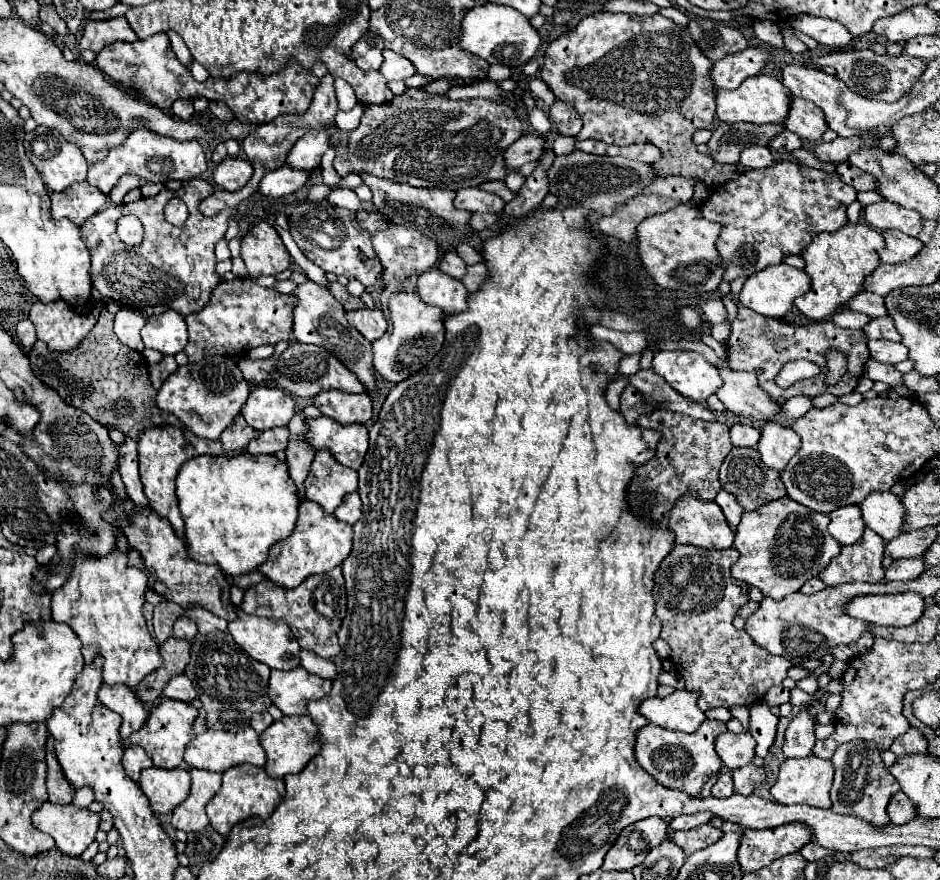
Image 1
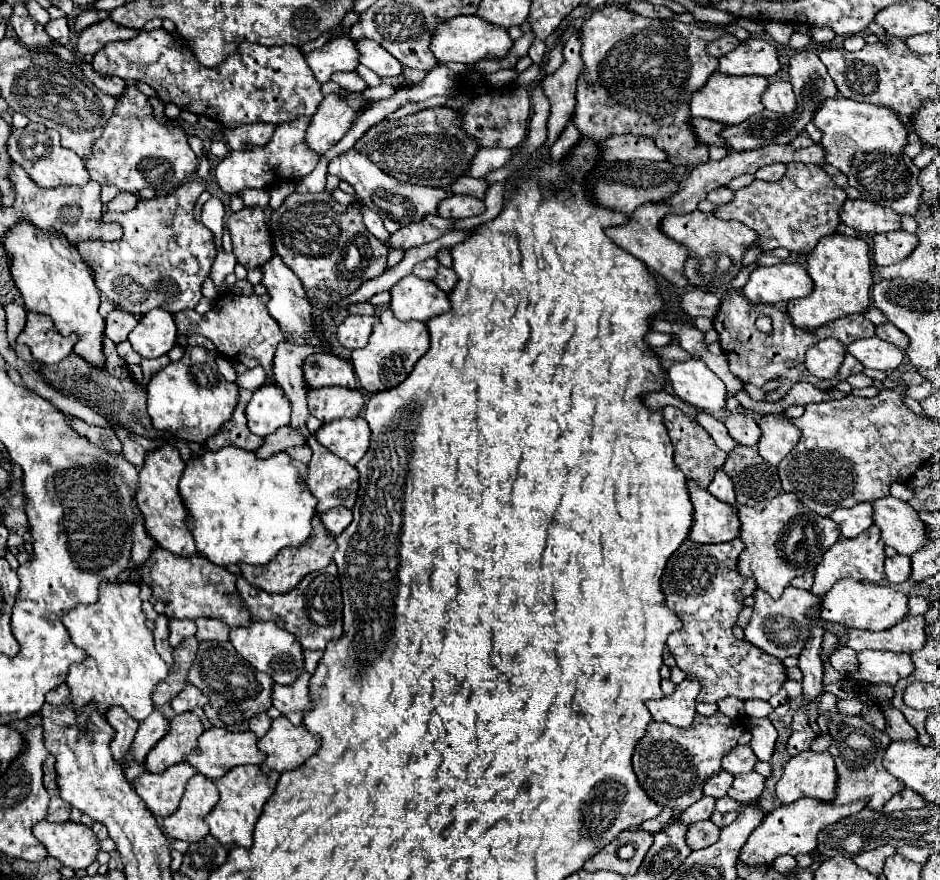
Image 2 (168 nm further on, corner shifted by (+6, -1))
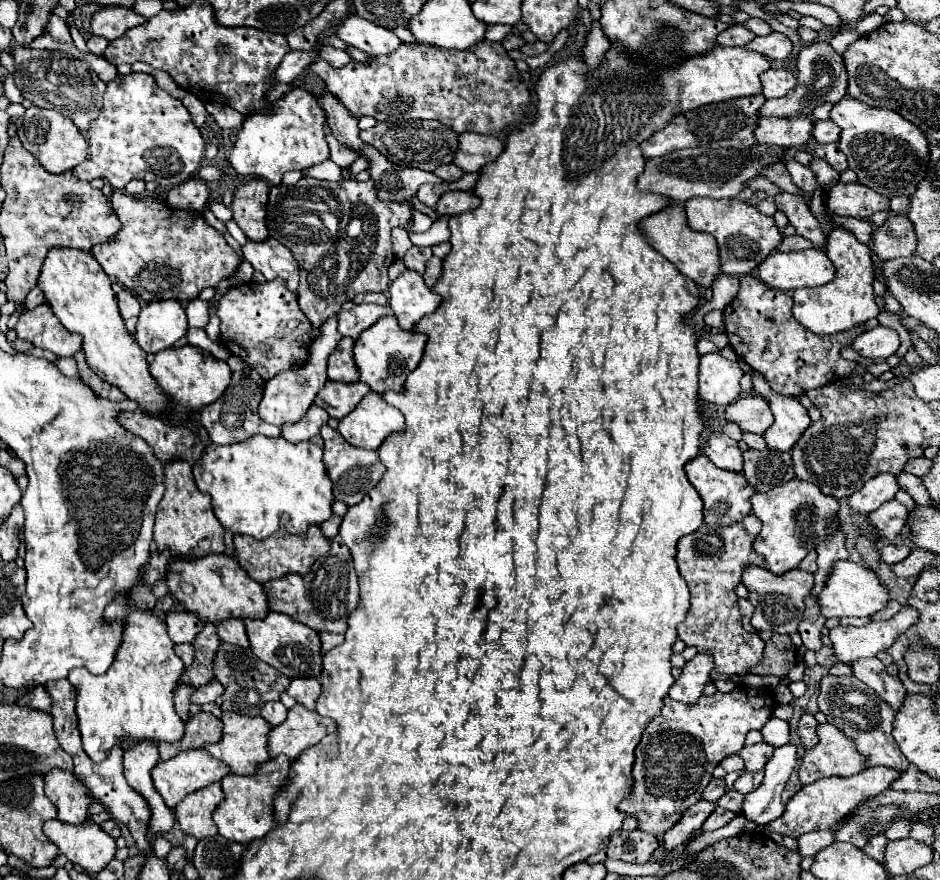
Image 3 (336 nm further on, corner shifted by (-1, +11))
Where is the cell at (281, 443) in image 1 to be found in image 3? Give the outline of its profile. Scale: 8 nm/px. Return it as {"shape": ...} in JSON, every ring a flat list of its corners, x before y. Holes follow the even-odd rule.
{"shape":[[312,404,308,408,308,412,302,416,302,420,282,426,282,438,286,442,292,442,292,444,310,440,310,438,314,438,320,432,320,426,326,420,328,420,328,414,322,408,318,408,316,404]]}

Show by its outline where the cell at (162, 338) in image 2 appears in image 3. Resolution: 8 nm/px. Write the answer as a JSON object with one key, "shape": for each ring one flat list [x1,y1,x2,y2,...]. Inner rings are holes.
{"shape":[[178,300,150,302,142,308,136,324,136,342,144,352,156,354,170,348,188,330,186,312]]}

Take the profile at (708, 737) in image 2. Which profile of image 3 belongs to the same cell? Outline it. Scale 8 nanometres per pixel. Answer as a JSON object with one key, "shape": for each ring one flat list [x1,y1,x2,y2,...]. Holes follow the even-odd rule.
{"shape":[[736,688,730,694,716,692,714,696,700,696,698,704,686,706,676,700,666,698,664,706,658,716,650,720,646,726,642,740,636,748,636,762,634,762,634,790,628,800,620,804,620,810,636,816,640,820,640,830,654,832,654,836,662,836,676,818,682,816,692,804,696,804,702,796,702,790,712,780,714,768,728,756,736,754,744,746,744,738,748,730,760,730,766,720,772,716,776,708,774,696,768,694,766,688]]}

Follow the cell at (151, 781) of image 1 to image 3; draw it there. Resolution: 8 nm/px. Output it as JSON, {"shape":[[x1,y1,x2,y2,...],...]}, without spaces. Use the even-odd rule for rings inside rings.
{"shape":[[204,748,202,750,184,750,176,758,170,758,166,762,158,762,152,768,154,786,160,792,160,796,164,798,164,802,168,804,168,808,174,808,190,792,194,792,198,788,204,788,204,786,208,786,212,782,222,780,226,774,230,774,230,770,224,764,220,766,220,762,214,756,210,756]]}

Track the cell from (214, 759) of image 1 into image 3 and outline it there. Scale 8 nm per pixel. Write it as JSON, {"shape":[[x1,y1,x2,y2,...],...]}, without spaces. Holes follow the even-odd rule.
{"shape":[[222,712,220,716,224,728,222,728,222,738,216,744,206,744,204,748,218,758,222,764,226,764,234,774,252,774,256,764,268,760,268,732,270,724,262,720,260,716,244,716,236,712]]}

